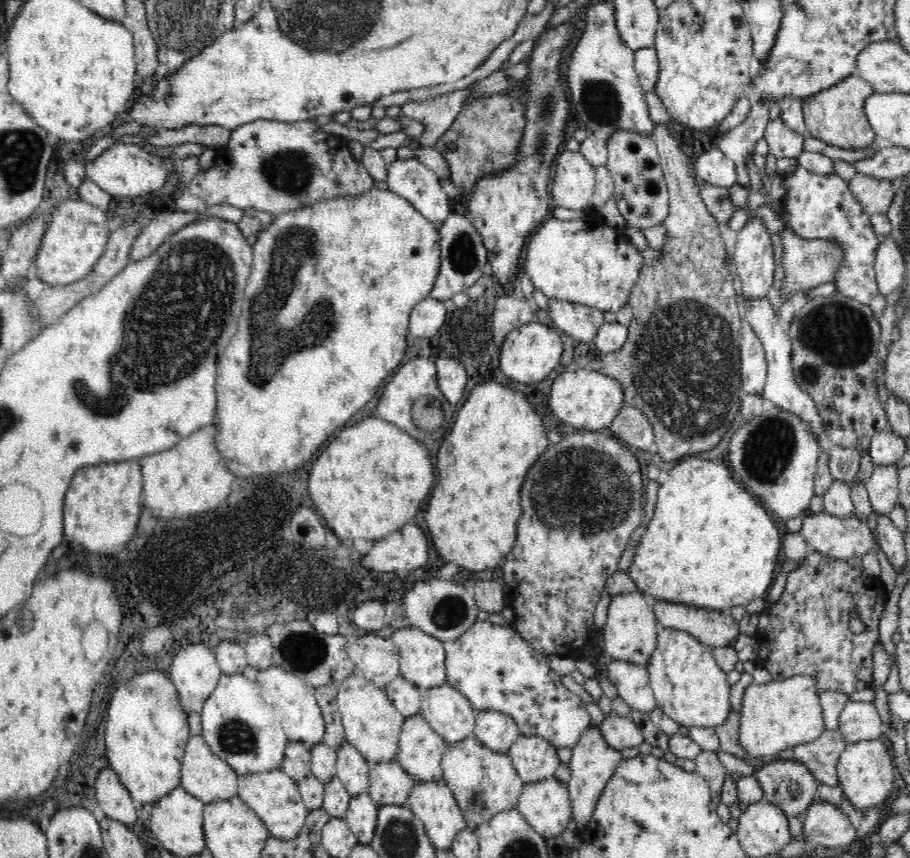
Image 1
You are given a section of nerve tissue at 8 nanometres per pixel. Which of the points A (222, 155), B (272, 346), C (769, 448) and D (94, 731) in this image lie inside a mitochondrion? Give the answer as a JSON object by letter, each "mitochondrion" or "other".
{"A":"other","B":"mitochondrion","C":"mitochondrion","D":"other"}

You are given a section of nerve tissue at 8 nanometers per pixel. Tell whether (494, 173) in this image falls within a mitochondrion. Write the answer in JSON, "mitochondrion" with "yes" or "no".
{"mitochondrion":"no"}

